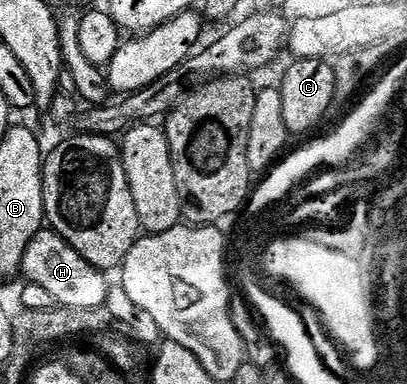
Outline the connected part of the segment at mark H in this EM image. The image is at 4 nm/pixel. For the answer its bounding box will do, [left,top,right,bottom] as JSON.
[21,229,108,309]

